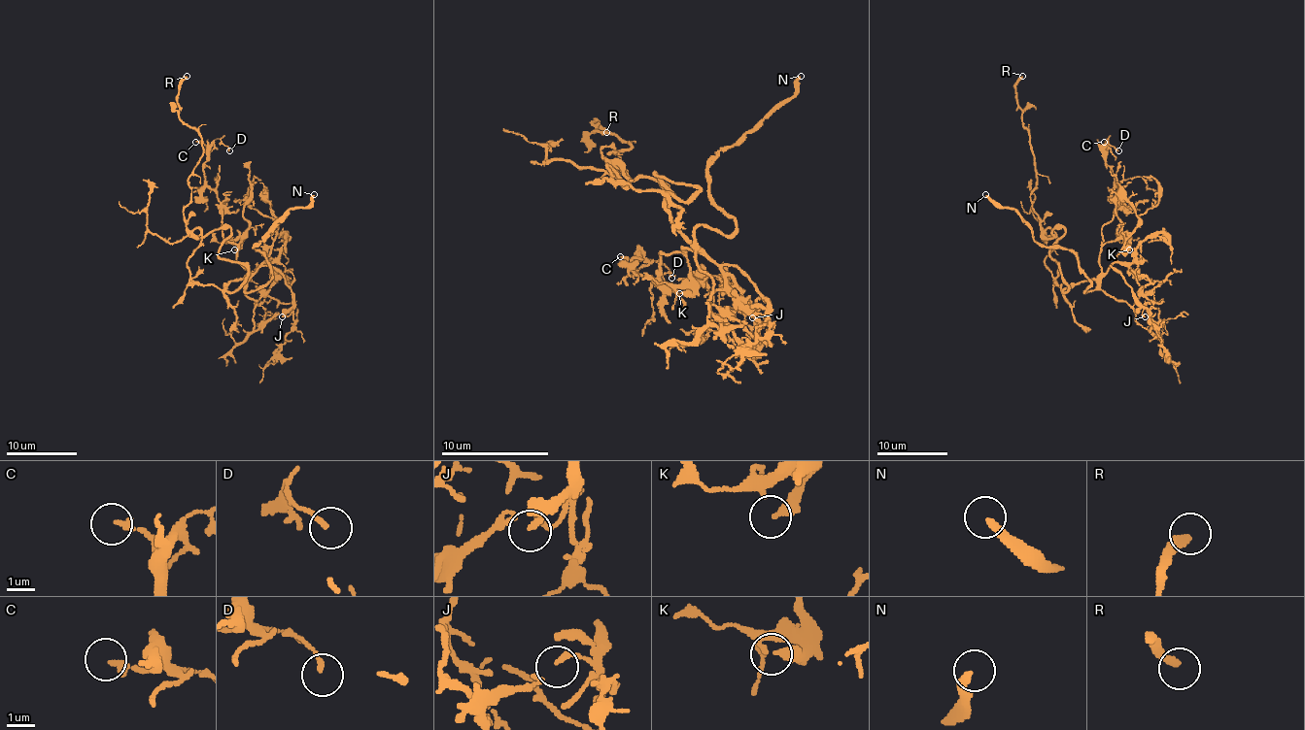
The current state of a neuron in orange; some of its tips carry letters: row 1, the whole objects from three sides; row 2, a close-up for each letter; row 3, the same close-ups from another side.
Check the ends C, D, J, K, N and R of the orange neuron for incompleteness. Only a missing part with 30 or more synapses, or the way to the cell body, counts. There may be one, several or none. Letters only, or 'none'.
K, N

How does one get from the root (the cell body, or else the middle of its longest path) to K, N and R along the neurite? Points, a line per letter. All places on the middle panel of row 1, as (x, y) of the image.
K: (634, 188), (658, 191), (671, 223), (698, 250), (682, 248), (690, 267), (690, 291), (679, 293)
N: (634, 188), (658, 191), (693, 245), (698, 226), (731, 234), (708, 162), (801, 76)
R: (634, 188), (601, 153), (631, 146), (606, 132)

